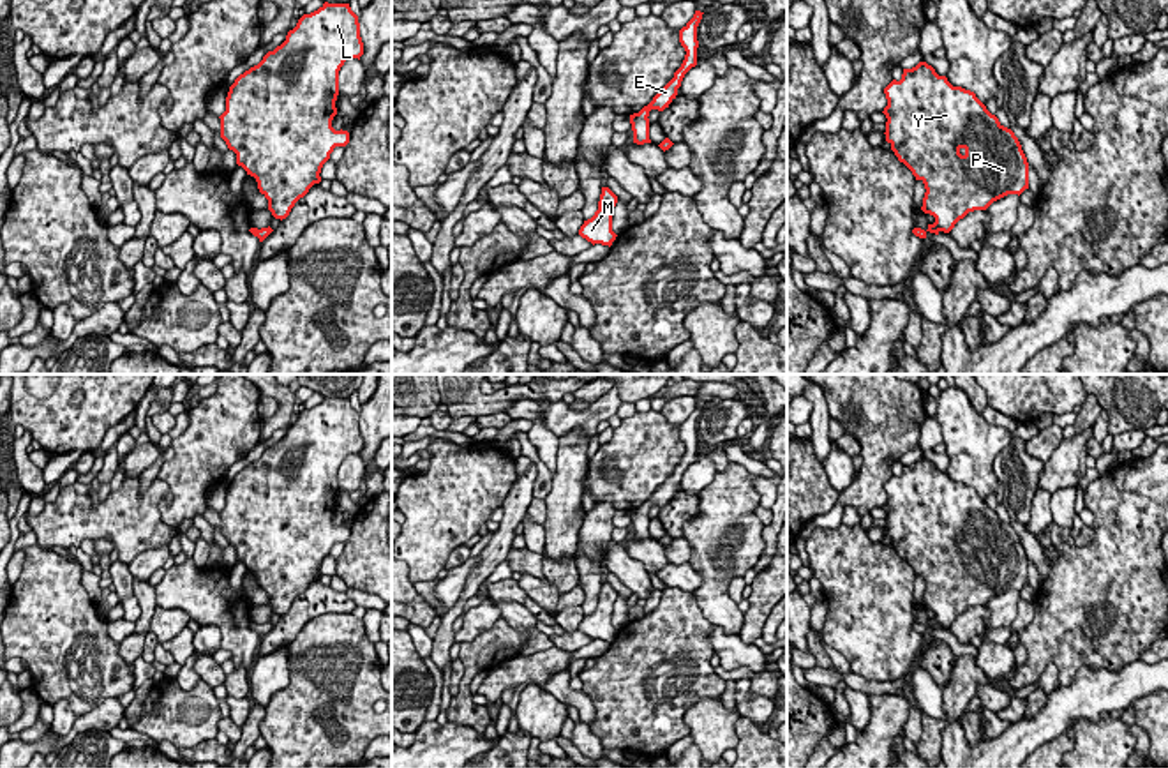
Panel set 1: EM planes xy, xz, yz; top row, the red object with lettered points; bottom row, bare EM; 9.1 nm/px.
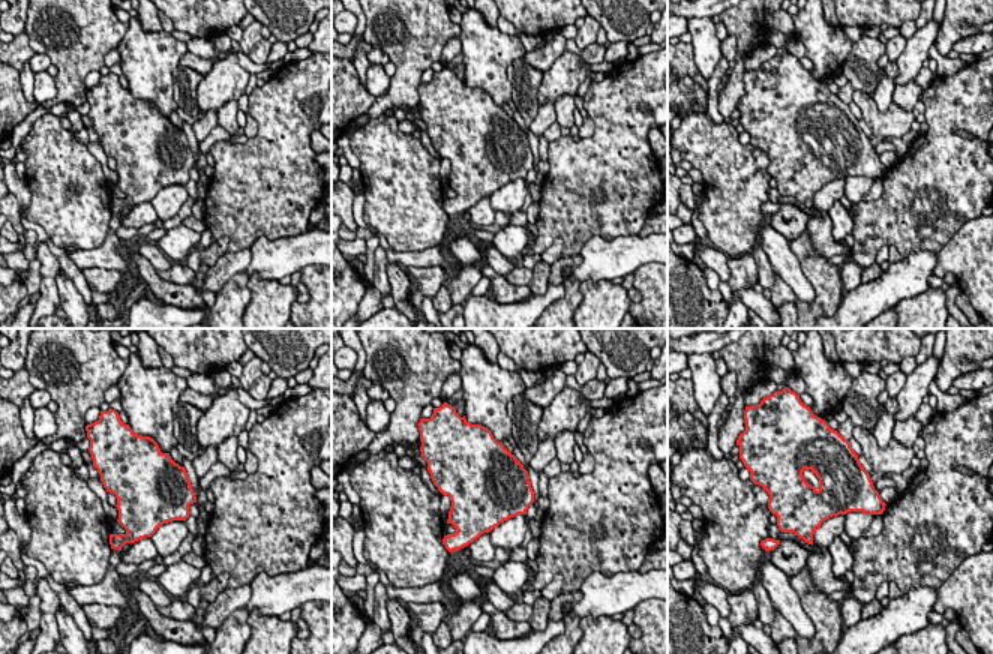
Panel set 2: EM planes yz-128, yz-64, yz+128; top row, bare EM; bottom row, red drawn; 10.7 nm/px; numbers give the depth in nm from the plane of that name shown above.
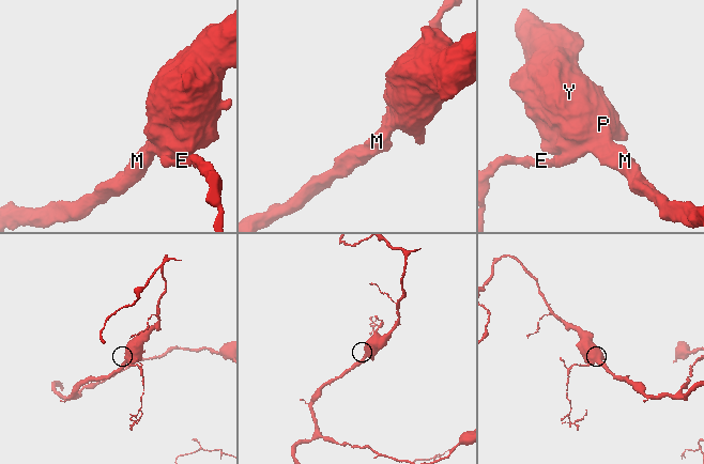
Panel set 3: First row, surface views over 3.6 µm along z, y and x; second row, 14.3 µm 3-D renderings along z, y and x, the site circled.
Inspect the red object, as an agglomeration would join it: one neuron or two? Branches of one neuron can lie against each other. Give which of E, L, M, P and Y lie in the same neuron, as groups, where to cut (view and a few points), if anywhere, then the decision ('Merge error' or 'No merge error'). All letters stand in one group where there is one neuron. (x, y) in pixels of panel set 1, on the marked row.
Groups: E L M P Y. No split. No merge error

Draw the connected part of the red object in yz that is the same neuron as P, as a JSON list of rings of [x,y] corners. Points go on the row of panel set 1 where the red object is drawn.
[[[919,62],[903,69],[902,79],[893,79],[884,88],[886,141],[916,180],[925,184],[921,210],[935,217],[928,230],[914,228],[912,233],[949,233],[969,212],[986,210],[1007,194],[1029,189],[1029,162],[1015,132],[1004,127],[974,92],[953,87],[932,65]]]

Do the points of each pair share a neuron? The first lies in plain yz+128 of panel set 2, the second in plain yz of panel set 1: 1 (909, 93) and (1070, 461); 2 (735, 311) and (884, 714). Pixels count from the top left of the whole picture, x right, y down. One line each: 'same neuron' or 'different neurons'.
1: different neurons
2: same neuron

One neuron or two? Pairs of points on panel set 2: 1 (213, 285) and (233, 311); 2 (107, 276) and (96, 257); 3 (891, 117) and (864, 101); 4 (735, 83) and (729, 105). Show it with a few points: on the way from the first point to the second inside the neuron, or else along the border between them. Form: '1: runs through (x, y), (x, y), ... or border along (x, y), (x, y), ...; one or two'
1: border along (243, 270), (233, 275), (215, 293); two
2: border along (81, 269), (107, 267), (126, 273); two
3: runs through (884, 117), (878, 117), (869, 108); one
4: runs through (734, 89), (729, 99); one

